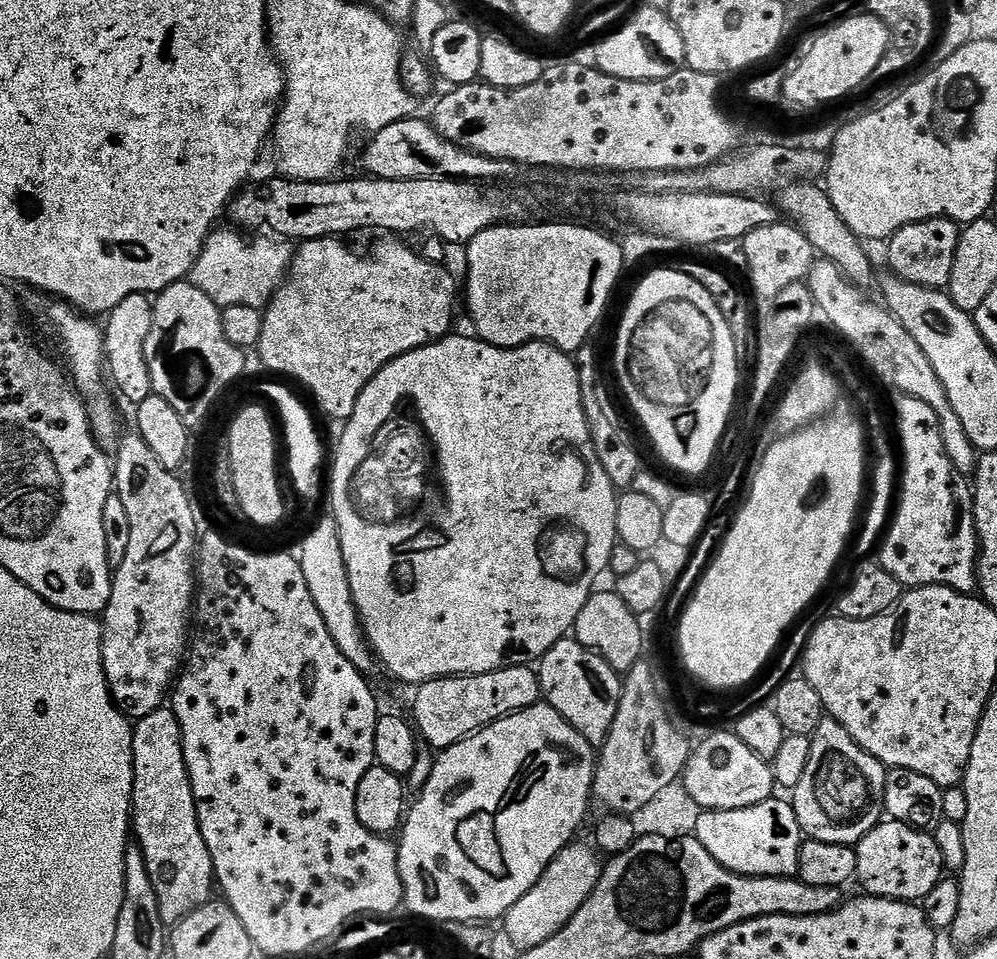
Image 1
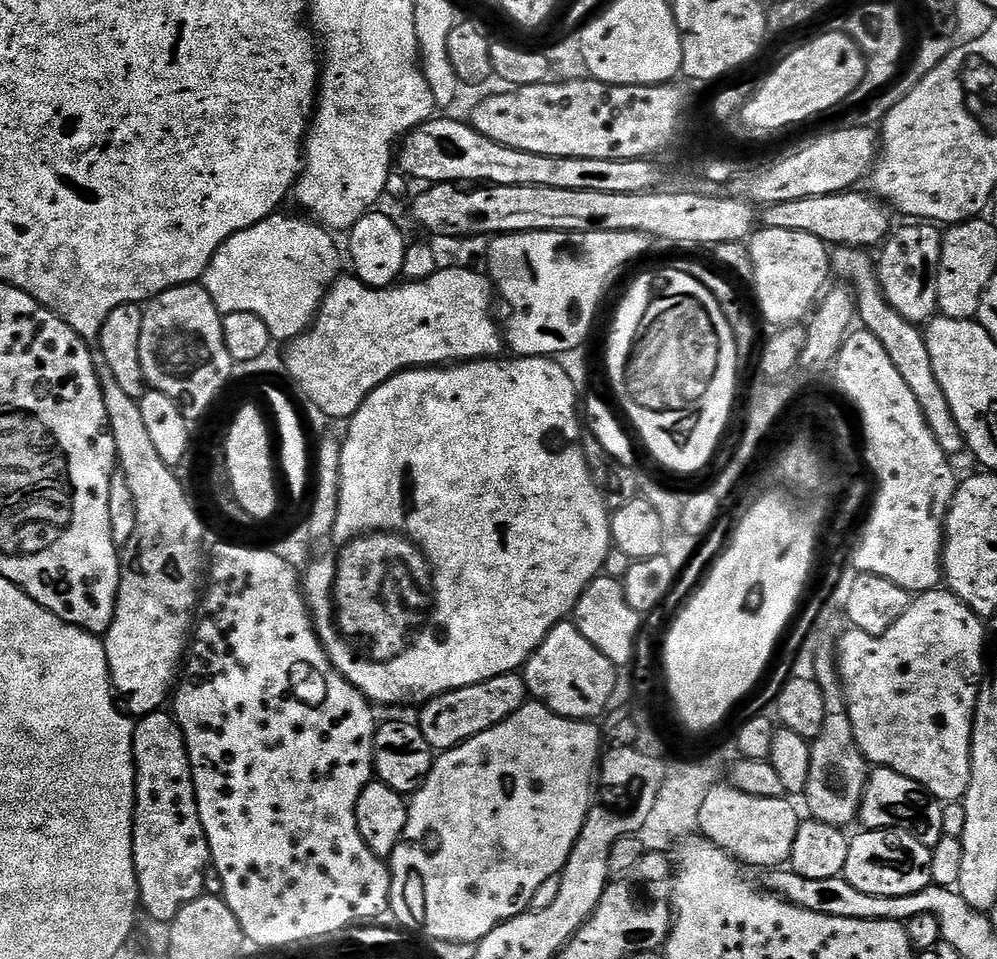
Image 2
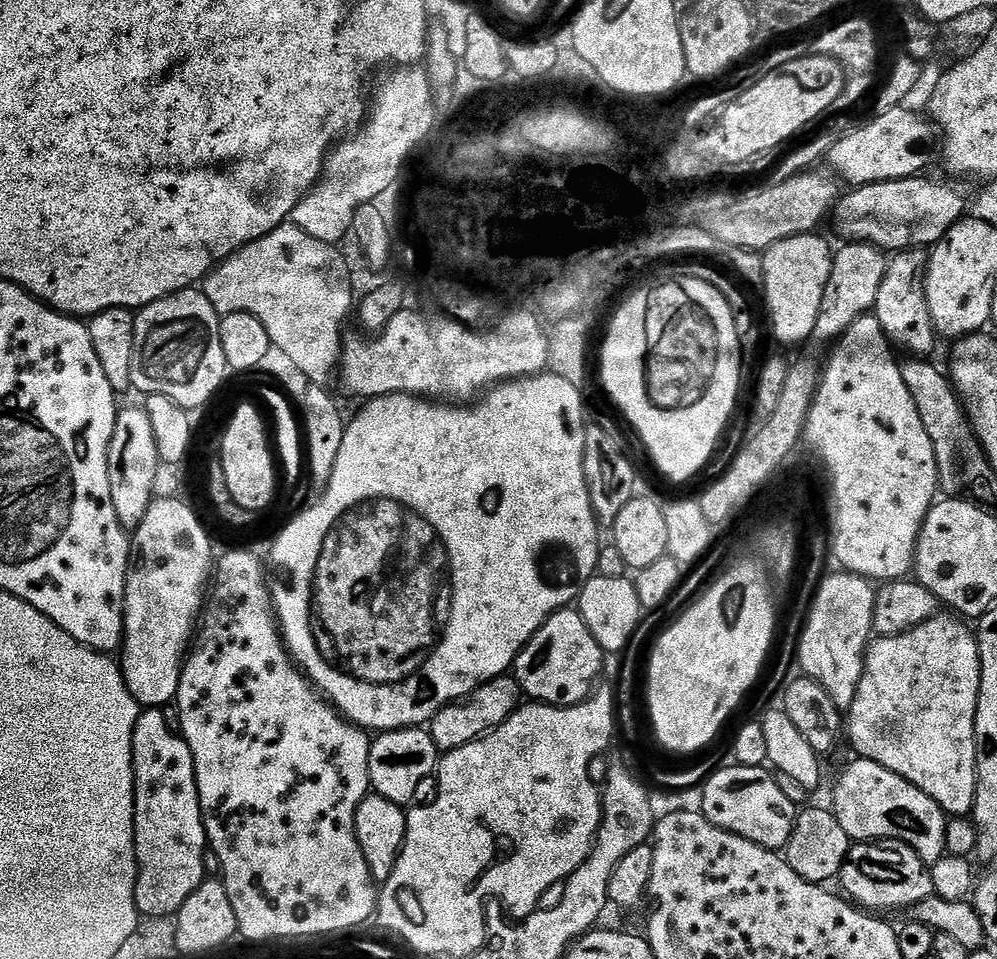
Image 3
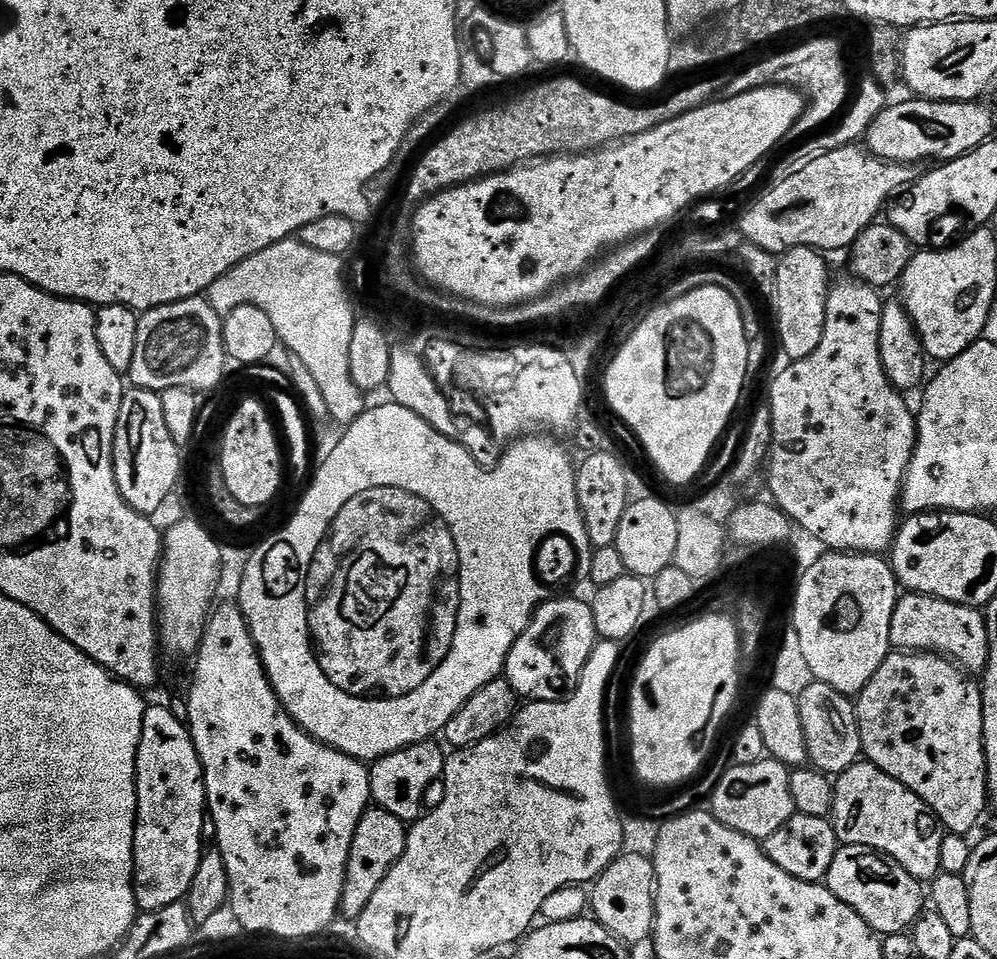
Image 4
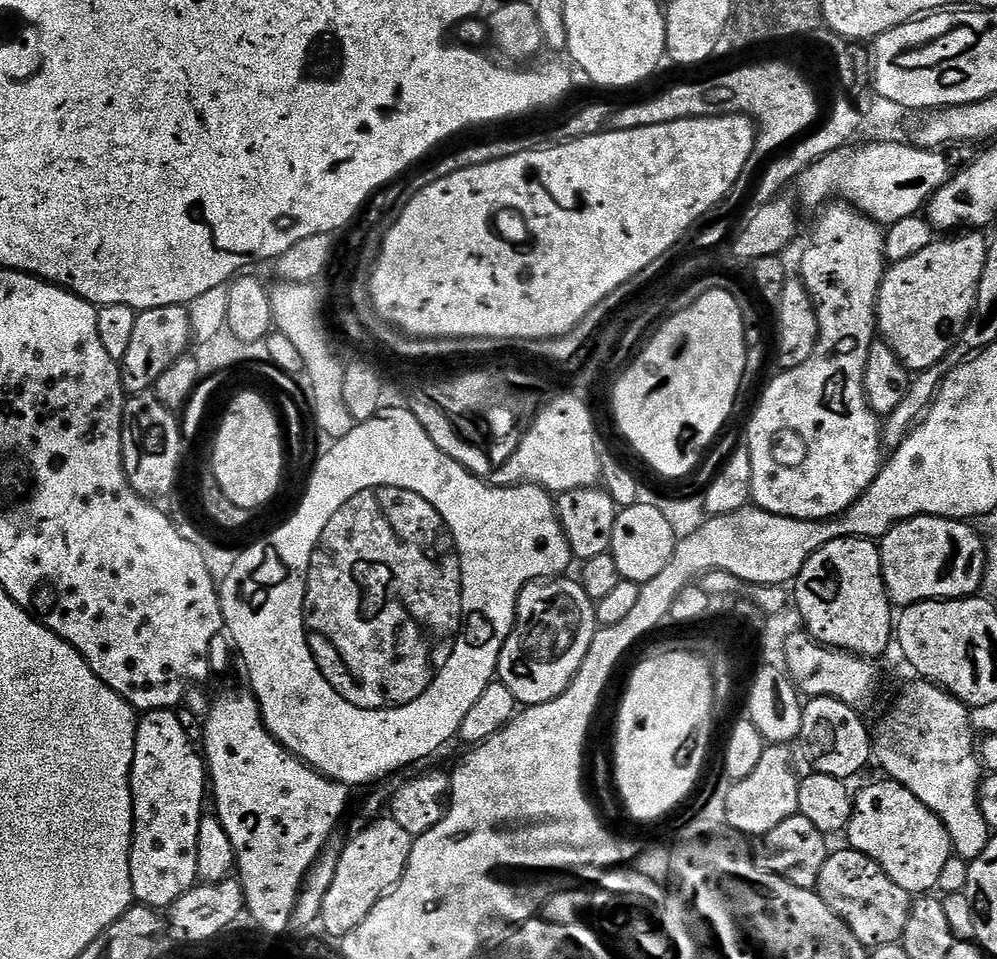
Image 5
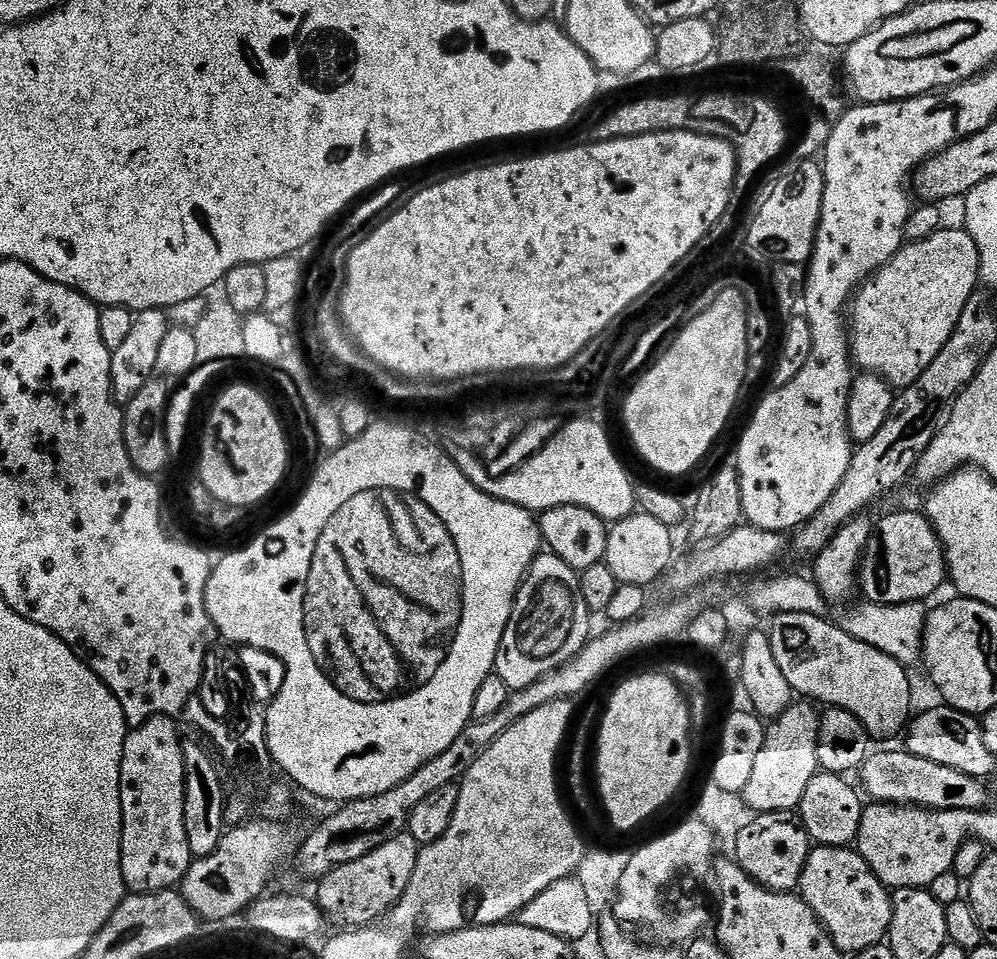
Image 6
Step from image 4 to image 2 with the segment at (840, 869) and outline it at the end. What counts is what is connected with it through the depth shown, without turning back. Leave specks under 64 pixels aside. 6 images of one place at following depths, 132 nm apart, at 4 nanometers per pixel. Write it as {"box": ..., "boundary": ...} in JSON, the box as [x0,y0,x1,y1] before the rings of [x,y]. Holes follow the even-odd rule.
{"box":[842,828,932,894],"boundary":[[[897,828],[860,830],[856,837],[853,835],[848,841],[846,866],[842,875],[850,886],[862,890],[862,894],[918,894],[932,884],[931,861],[932,849],[922,846],[922,842],[908,832],[900,832]]]}

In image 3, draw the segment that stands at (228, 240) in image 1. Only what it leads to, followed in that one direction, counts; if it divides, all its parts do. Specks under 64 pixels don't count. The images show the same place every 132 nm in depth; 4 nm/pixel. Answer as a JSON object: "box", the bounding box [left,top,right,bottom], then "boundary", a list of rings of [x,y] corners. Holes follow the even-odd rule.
{"box":[202,222,354,386],"boundary":[[[285,222],[270,234],[250,242],[245,248],[239,248],[221,260],[204,277],[202,290],[220,317],[254,314],[254,318],[266,326],[272,347],[284,351],[309,382],[321,386],[331,385],[331,380],[333,383],[340,367],[342,341],[346,335],[344,323],[347,322],[348,315],[351,312],[353,315],[354,312],[351,280],[343,254],[337,245],[318,242],[318,238],[310,238],[306,230],[298,230],[296,224]]]}

